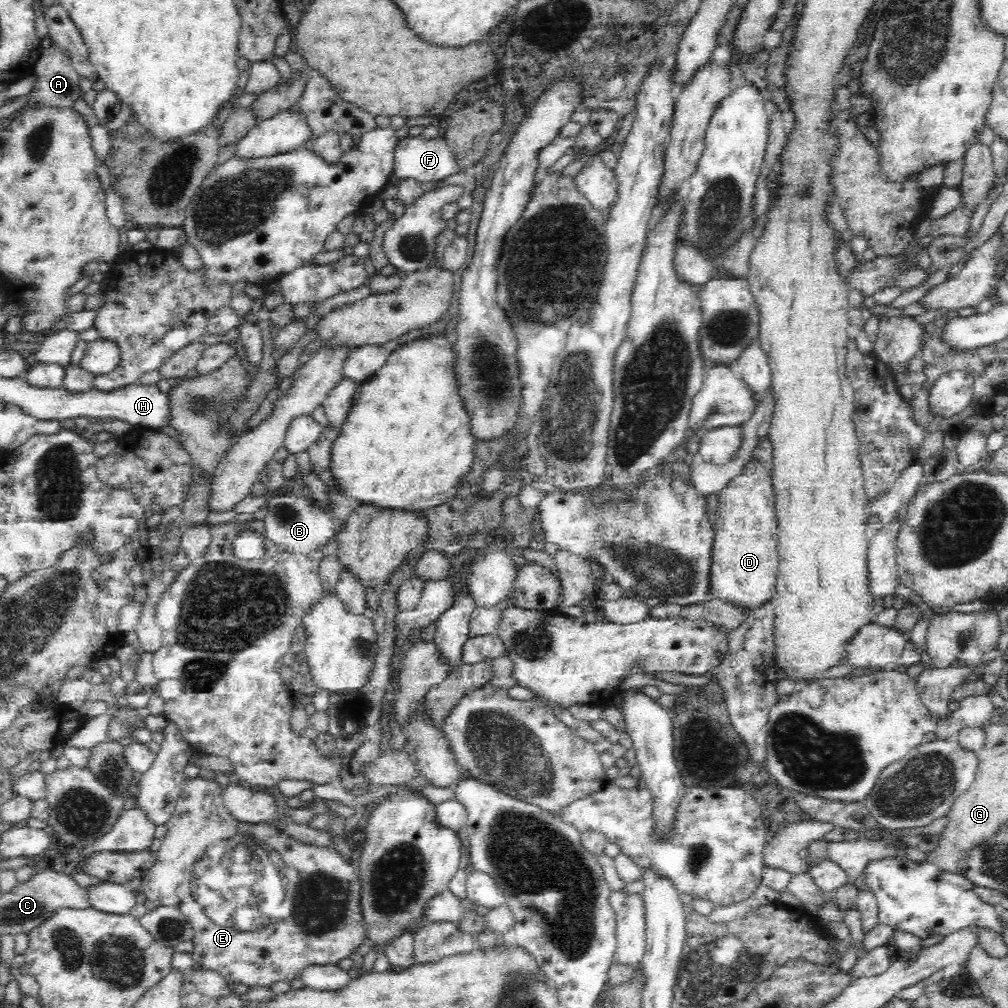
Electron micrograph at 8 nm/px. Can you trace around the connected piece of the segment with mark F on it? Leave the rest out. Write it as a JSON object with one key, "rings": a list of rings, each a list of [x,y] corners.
{"rings":[[[442,136],[425,139],[404,137],[395,148],[393,176],[400,179],[414,179],[423,185],[444,181],[454,174],[471,173],[471,169],[460,167],[446,139]]]}

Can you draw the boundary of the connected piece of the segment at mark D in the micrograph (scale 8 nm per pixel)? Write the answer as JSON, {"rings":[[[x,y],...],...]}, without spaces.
{"rings":[[[748,459],[741,471],[727,482],[726,488],[718,493],[718,511],[714,517],[714,544],[710,568],[710,594],[735,605],[754,607],[763,605],[776,594],[779,556],[776,545],[778,540],[777,519],[775,516],[775,494],[773,491],[771,467],[760,459]]]}

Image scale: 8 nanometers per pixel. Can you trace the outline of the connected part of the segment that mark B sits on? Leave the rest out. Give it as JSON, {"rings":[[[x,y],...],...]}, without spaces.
{"rings":[[[297,495],[268,496],[266,502],[268,513],[264,520],[264,535],[281,550],[282,553],[312,554],[326,548],[330,538],[334,536],[334,522],[326,510],[319,504],[314,504],[308,497]]]}

